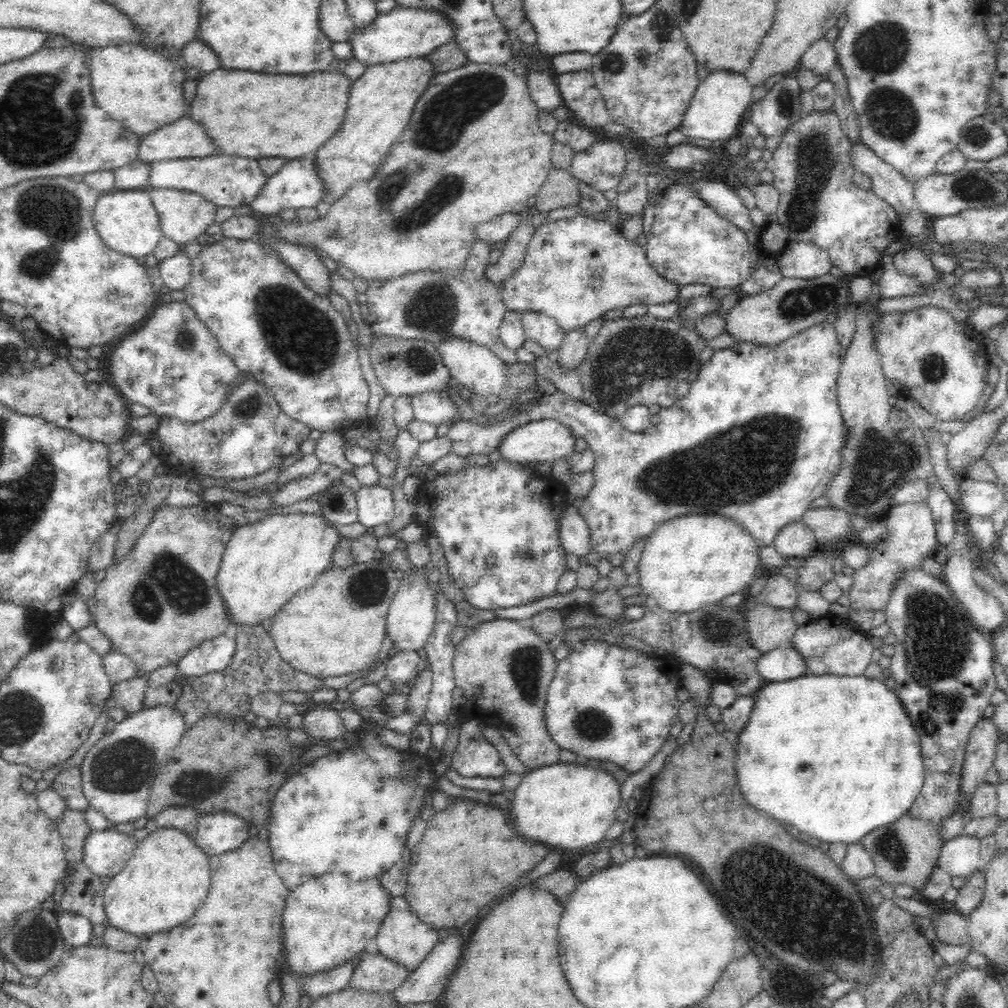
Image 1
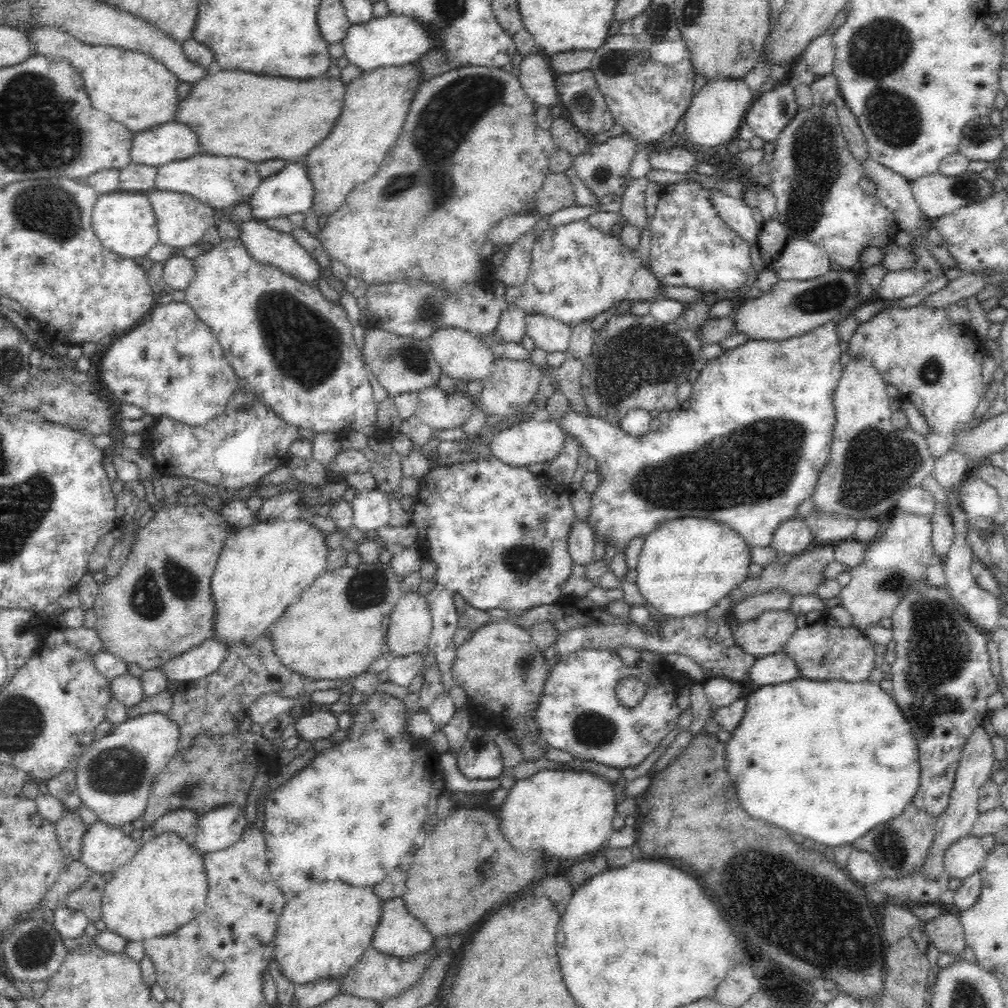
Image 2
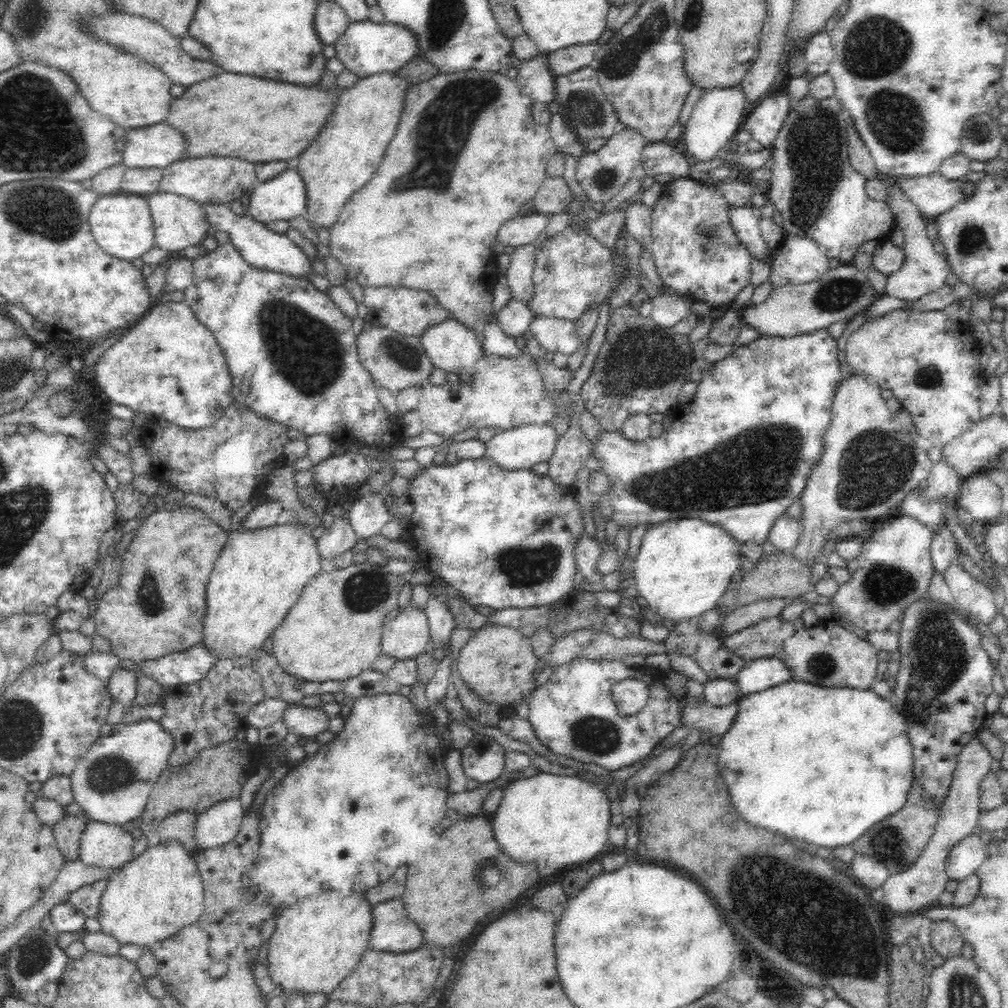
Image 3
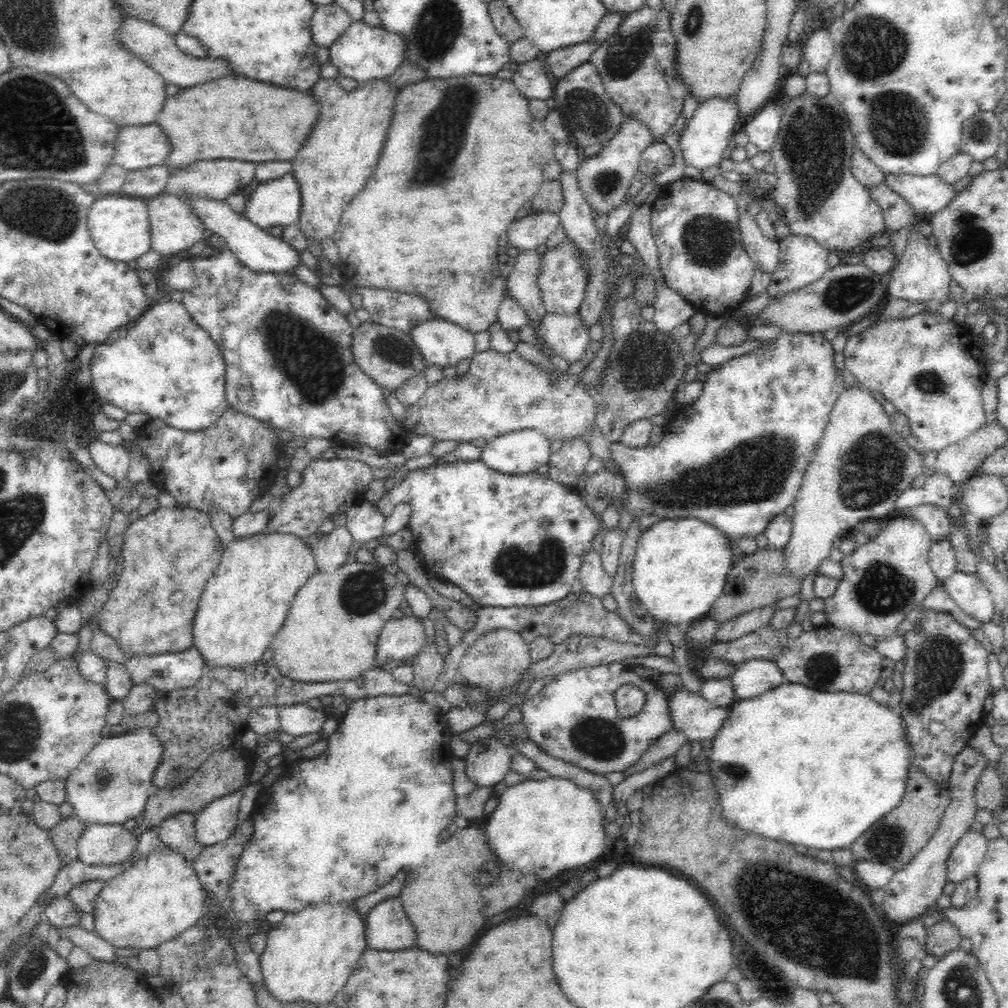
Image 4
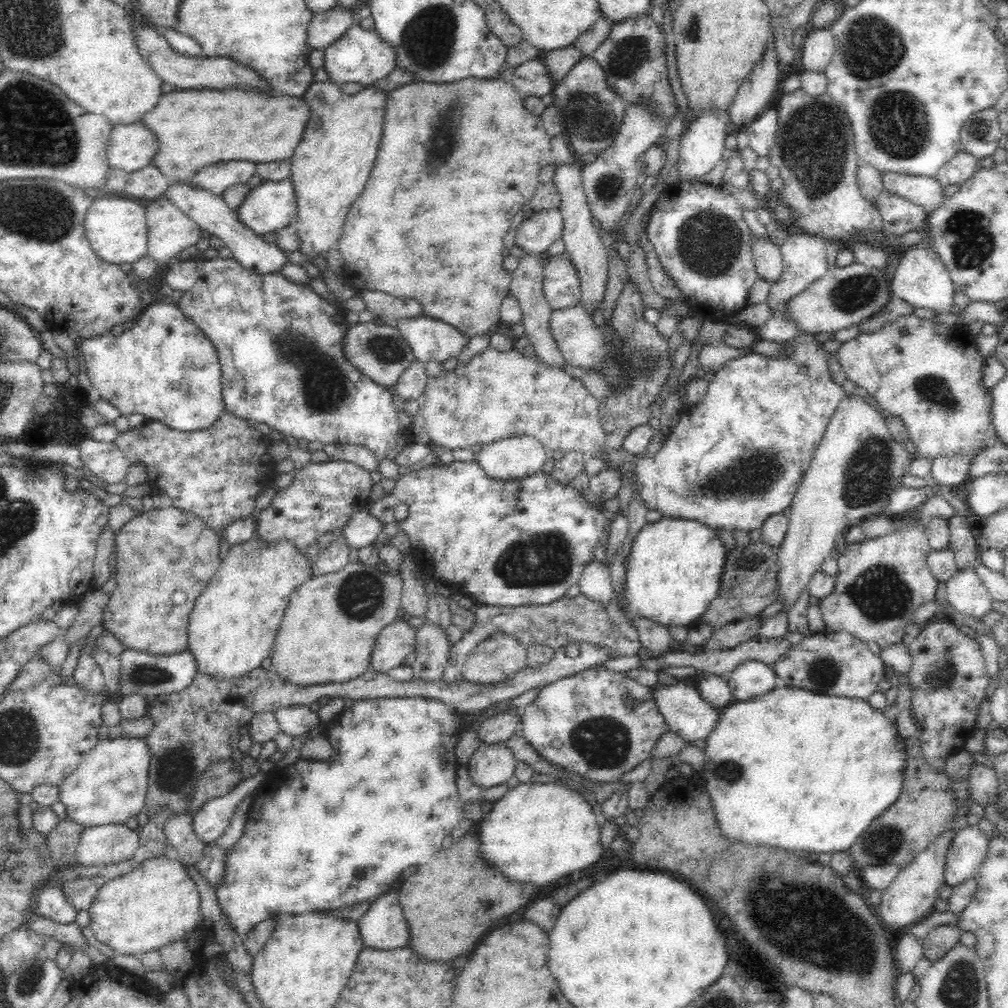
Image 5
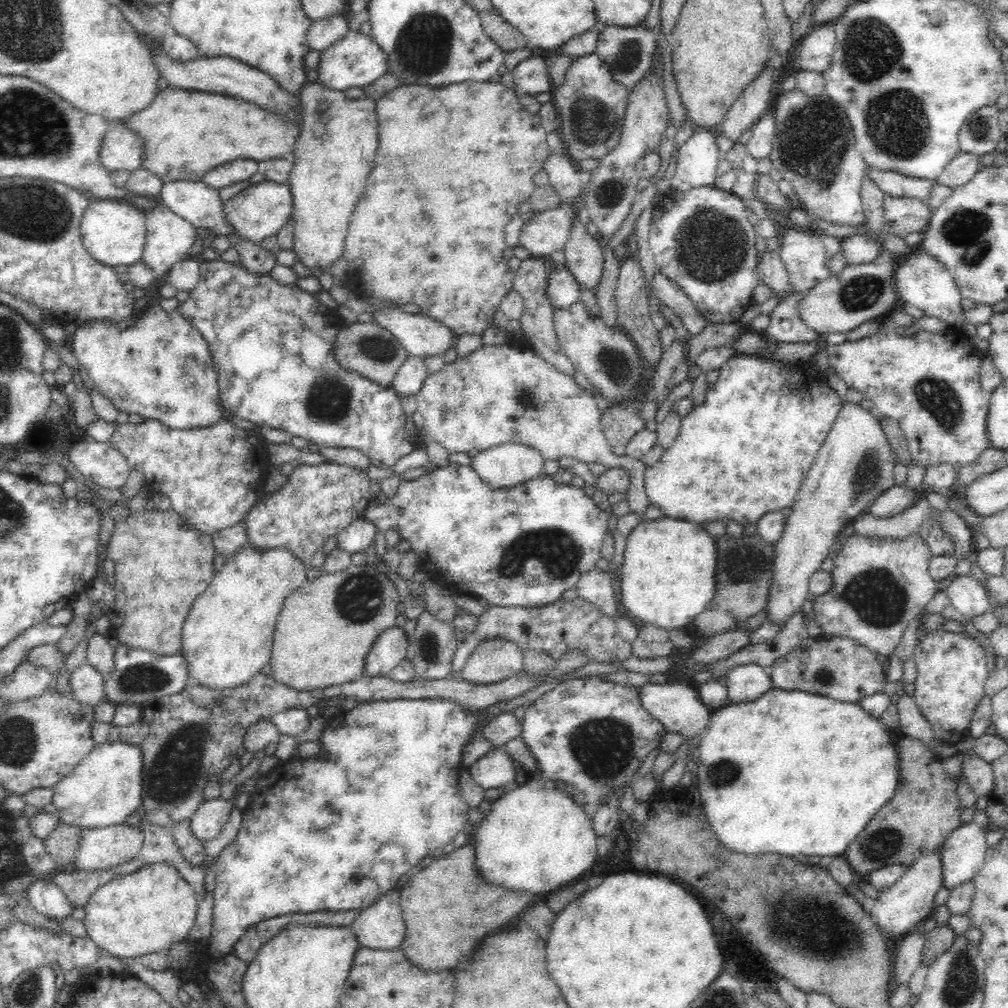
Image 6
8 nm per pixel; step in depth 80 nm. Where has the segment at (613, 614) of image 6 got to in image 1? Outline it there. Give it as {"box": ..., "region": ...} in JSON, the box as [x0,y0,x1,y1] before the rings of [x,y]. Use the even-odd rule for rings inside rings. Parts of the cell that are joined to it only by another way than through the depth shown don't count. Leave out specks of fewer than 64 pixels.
{"box":[559,505,591,558],"region":[[[571,505],[560,517],[559,539],[565,551],[570,555],[586,558],[591,553],[588,523]]]}

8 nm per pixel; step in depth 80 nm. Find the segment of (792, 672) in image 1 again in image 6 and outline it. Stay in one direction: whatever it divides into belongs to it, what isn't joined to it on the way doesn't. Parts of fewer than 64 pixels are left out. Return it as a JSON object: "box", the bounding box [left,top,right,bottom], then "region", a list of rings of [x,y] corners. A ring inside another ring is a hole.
{"box":[723,663,773,703],"region":[[[754,663],[731,668],[723,682],[731,703],[750,702],[773,688],[768,669]]]}

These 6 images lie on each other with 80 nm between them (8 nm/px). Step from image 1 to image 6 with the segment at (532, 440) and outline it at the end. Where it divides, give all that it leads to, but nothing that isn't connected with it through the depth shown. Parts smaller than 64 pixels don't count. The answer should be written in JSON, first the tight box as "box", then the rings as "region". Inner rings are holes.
{"box":[470,443,544,489],"region":[[[506,443],[483,450],[470,467],[492,489],[510,488],[543,476],[544,458],[536,449]]]}

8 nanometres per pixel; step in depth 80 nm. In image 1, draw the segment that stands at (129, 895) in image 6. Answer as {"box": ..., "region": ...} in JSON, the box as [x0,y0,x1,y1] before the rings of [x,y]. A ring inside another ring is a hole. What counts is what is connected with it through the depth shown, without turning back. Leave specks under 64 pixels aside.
{"box":[105,828,211,938],"region":[[[159,828],[152,832],[152,834],[147,835],[142,842],[136,845],[132,858],[124,865],[124,868],[120,872],[115,873],[114,876],[108,878],[105,882],[105,915],[110,925],[138,938],[149,935],[150,933],[166,932],[179,924],[185,923],[204,904],[211,884],[209,855],[202,852],[202,849],[195,844],[194,838],[188,837],[181,829]]]}

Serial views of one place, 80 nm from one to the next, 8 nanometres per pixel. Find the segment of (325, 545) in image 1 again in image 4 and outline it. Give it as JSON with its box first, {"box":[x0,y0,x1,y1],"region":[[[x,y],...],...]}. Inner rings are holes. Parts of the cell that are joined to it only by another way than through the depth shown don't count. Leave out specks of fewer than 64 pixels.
{"box":[192,533,315,669],"region":[[[258,533],[231,541],[225,547],[214,576],[208,579],[192,626],[193,647],[200,651],[206,668],[239,669],[261,660],[286,621],[294,596],[315,573],[313,550],[292,534]]]}

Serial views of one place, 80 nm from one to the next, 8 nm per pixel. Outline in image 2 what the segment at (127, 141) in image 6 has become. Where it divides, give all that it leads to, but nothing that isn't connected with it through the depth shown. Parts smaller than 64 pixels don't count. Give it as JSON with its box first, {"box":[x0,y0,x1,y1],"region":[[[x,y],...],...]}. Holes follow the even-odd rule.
{"box":[130,121,201,167],"region":[[[171,121],[134,133],[130,164],[157,167],[174,160],[190,158],[200,150],[201,144],[194,129]]]}

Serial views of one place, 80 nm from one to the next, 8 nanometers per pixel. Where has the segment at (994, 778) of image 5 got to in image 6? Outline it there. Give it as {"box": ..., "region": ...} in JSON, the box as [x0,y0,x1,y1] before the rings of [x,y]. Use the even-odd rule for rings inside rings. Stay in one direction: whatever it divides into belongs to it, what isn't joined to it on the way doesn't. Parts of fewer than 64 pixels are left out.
{"box":[962,754,994,796],"region":[[[962,754],[962,775],[977,796],[990,795],[994,788],[992,765],[972,754]]]}

